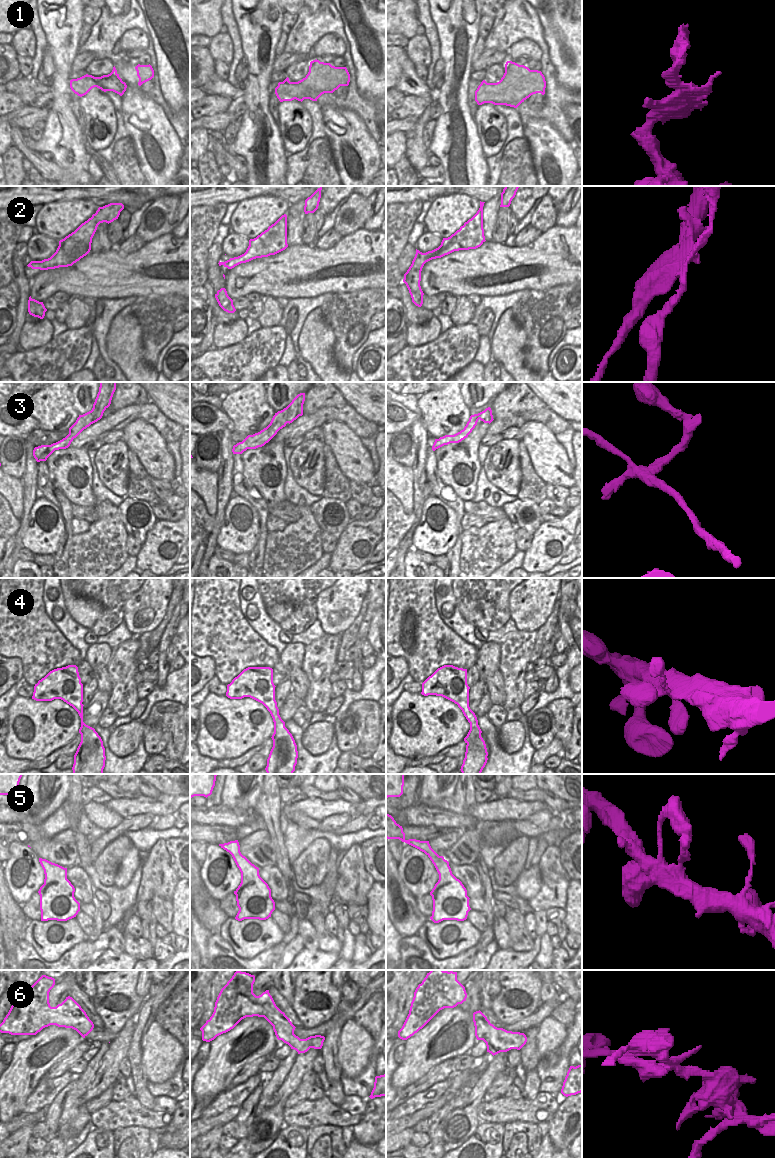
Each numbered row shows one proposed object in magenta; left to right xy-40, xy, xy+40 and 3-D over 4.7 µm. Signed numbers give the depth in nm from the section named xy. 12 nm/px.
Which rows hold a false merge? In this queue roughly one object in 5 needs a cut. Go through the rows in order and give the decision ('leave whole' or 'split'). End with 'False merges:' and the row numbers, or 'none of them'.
1: leave whole
2: split
3: split
4: leave whole
5: leave whole
6: leave whole
False merges: 2, 3

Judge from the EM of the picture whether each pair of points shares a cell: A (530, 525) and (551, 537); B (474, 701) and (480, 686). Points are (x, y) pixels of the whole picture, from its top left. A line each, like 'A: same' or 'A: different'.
A: different
B: same

